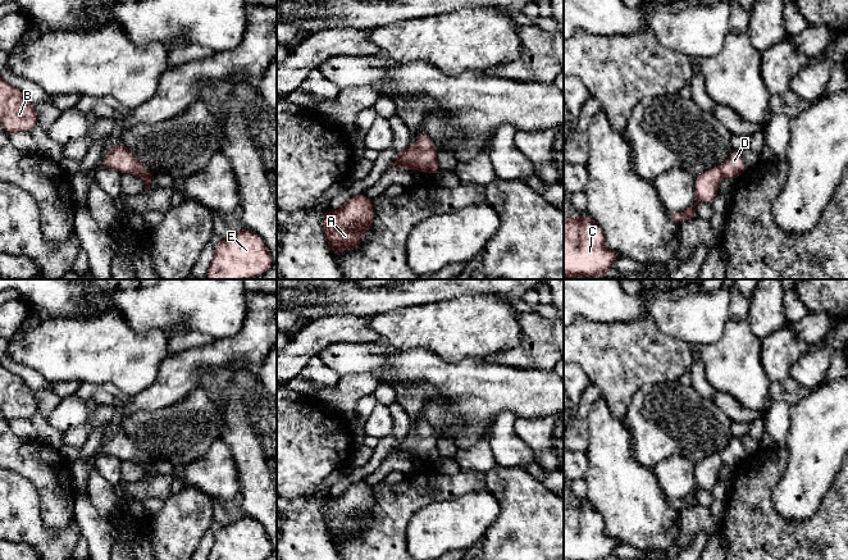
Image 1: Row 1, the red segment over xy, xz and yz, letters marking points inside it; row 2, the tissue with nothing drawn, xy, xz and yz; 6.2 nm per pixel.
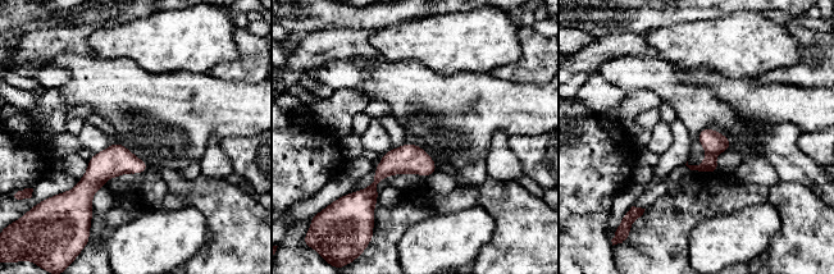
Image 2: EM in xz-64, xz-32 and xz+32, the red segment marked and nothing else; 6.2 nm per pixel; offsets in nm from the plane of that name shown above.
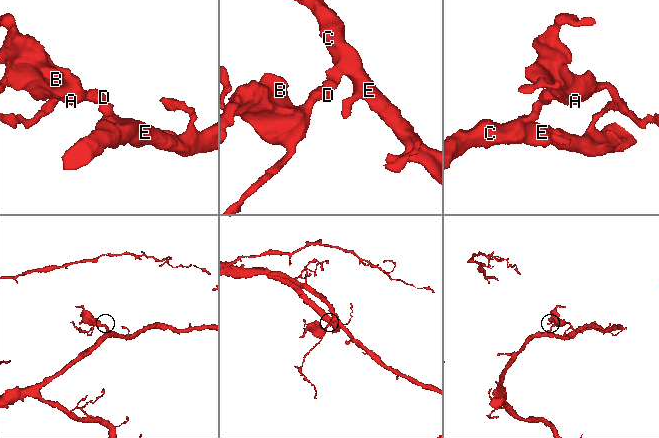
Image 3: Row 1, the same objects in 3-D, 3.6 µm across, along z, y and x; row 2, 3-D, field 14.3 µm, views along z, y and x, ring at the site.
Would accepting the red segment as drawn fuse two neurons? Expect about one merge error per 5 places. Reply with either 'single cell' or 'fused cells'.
single cell

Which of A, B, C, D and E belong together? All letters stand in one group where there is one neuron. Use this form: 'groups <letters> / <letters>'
groups A B C D E

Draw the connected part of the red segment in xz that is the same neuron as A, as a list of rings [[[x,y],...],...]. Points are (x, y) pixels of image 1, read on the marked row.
[[[361,192],[350,197],[338,211],[325,211],[322,229],[333,256],[343,250],[356,250],[361,245],[360,236],[373,226],[373,201]]]

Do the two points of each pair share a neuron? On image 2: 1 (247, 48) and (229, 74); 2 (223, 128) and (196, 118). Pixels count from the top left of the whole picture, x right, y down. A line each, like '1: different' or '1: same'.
1: same
2: same

